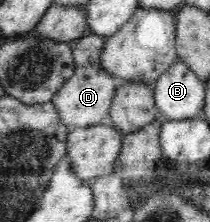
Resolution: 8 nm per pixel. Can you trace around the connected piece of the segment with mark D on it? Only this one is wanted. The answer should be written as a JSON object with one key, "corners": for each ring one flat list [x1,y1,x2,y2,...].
{"corners":[[85,65,76,68,73,76,51,98,61,121,70,128,88,127,107,121,113,97,120,85,119,78,103,69,101,65]]}

